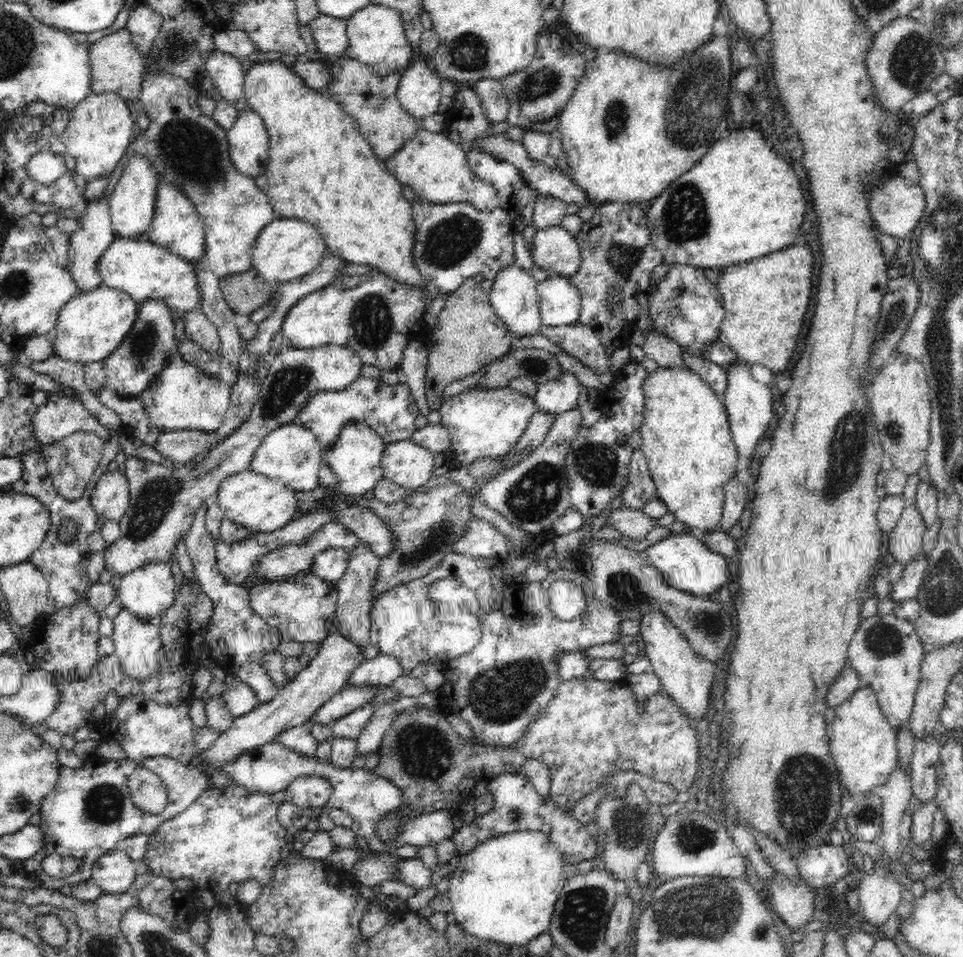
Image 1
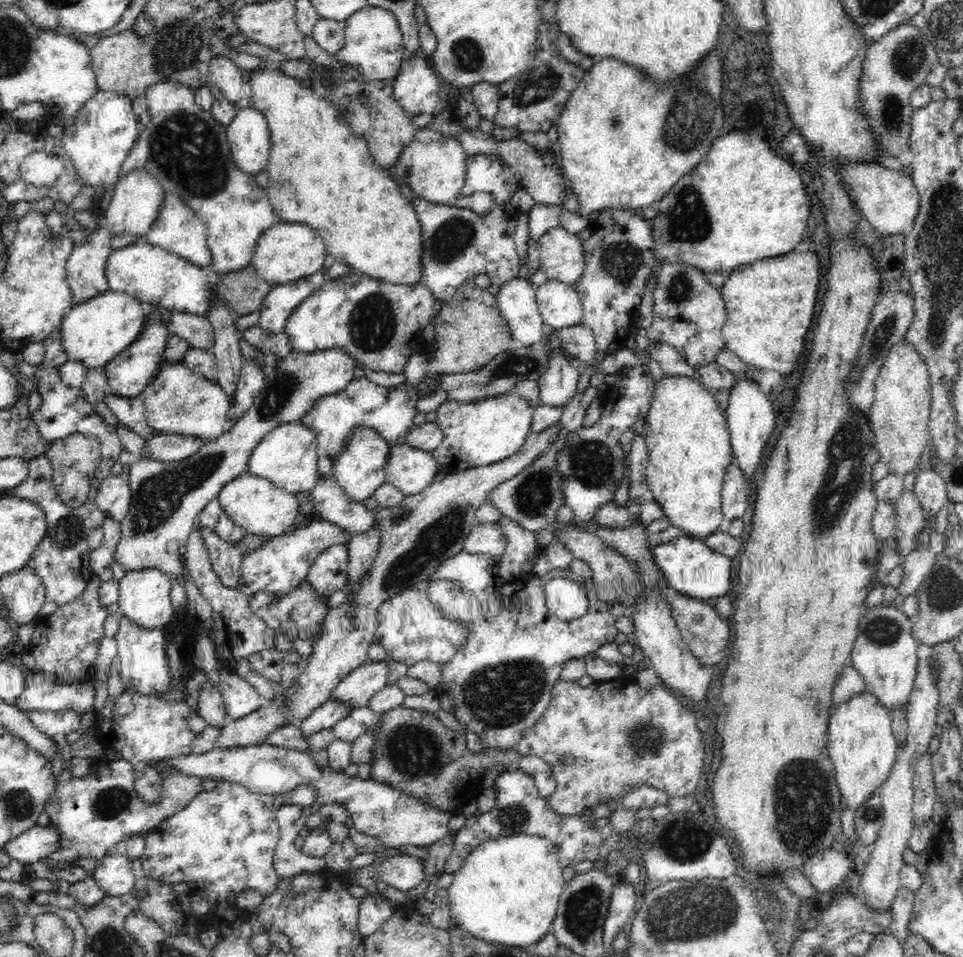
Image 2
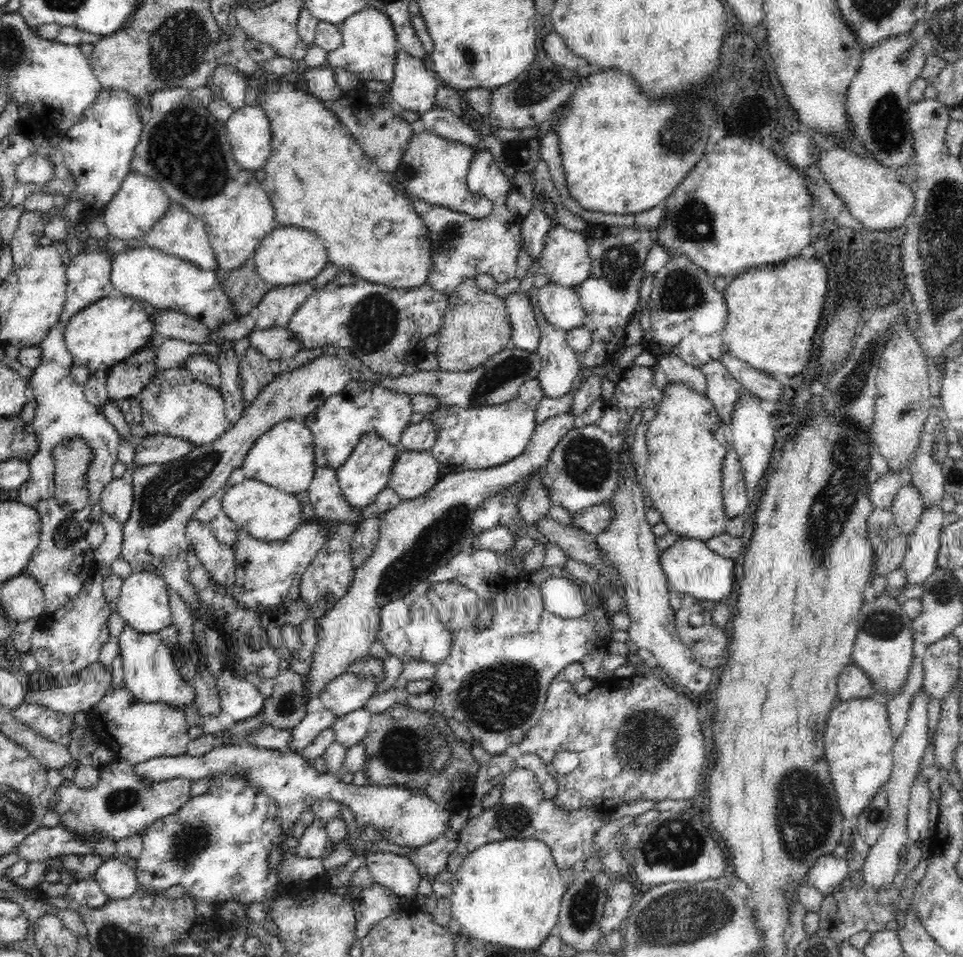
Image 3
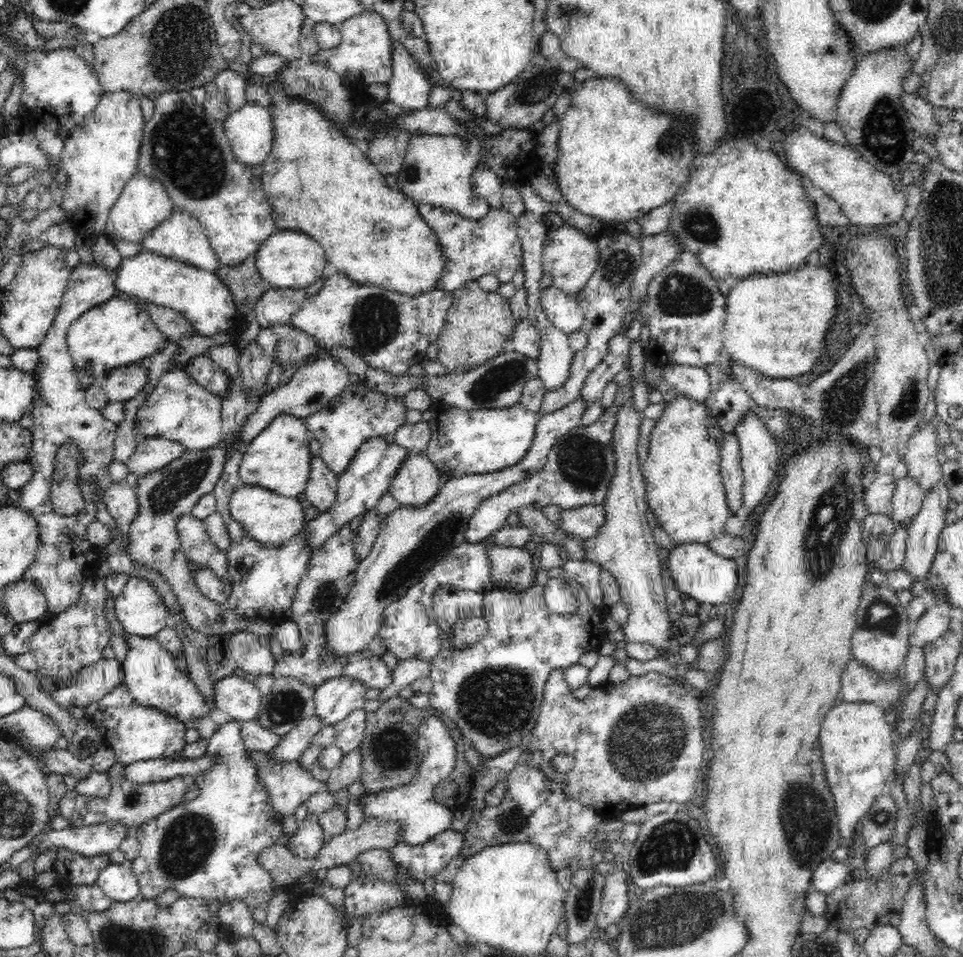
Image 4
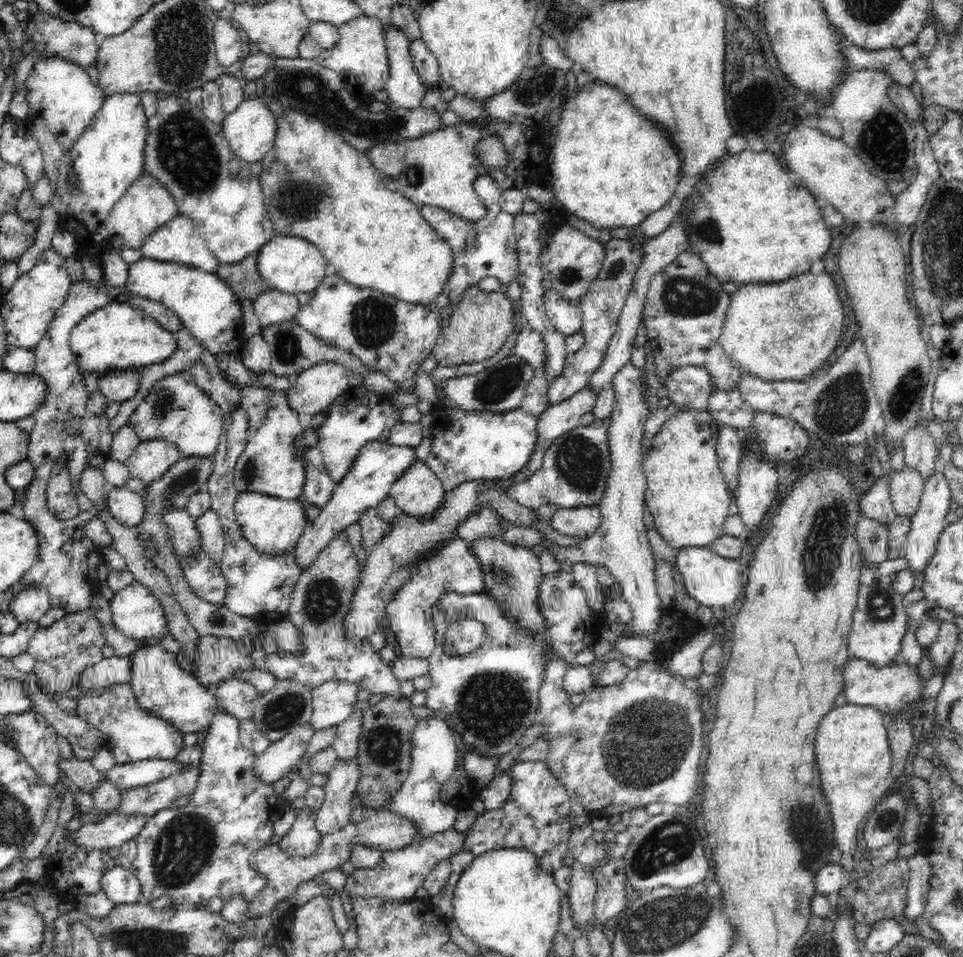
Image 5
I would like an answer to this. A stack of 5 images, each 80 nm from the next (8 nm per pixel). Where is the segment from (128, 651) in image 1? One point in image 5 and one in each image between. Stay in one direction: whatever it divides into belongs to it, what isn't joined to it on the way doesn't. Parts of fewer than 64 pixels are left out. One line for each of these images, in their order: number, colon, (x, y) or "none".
2: (143, 664)
3: (149, 673)
4: (150, 672)
5: (161, 686)

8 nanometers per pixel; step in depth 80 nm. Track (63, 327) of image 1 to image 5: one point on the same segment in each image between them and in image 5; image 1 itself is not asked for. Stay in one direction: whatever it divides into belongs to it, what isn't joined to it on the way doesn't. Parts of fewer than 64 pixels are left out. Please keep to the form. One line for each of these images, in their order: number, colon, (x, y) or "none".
2: (93, 332)
3: (105, 332)
4: (118, 332)
5: (117, 336)

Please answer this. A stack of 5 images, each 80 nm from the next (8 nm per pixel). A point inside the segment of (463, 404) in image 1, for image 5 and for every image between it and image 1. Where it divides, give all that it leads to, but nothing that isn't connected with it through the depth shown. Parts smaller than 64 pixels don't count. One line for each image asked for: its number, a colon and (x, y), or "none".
2: (482, 433)
3: (481, 437)
4: (480, 441)
5: (466, 445)

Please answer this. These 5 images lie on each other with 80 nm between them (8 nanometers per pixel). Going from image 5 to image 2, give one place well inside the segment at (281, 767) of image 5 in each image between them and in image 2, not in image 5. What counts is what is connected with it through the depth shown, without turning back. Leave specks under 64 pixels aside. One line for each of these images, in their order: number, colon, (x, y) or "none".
2: (324, 717)
3: (313, 722)
4: (290, 748)

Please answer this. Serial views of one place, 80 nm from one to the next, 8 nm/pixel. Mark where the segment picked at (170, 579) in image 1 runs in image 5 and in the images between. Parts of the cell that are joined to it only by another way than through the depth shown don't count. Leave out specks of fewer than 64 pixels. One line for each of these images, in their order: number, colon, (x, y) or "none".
2: (144, 595)
3: (143, 603)
4: (139, 608)
5: (136, 613)

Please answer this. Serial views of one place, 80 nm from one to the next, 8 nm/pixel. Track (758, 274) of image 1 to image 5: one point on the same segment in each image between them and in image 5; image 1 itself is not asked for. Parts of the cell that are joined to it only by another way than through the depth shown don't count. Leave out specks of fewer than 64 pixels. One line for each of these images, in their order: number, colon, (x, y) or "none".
2: (770, 303)
3: (773, 311)
4: (769, 319)
5: (786, 330)

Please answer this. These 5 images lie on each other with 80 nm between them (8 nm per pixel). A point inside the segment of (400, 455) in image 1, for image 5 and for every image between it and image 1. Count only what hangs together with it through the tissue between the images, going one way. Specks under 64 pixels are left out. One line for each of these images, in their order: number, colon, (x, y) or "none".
2: (411, 470)
3: (413, 473)
4: (417, 481)
5: (418, 493)

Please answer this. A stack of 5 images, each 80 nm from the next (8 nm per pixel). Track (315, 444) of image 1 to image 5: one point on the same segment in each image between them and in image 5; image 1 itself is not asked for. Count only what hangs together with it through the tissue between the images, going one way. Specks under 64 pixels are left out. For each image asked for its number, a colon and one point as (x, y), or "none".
2: (287, 456)
3: (283, 457)
4: (278, 459)
5: (271, 464)

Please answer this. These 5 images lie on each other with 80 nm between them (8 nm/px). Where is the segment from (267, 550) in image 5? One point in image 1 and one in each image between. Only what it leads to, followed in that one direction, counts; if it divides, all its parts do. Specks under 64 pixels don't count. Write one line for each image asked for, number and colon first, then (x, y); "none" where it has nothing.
1: (256, 502)
2: (254, 504)
3: (266, 513)
4: (270, 519)

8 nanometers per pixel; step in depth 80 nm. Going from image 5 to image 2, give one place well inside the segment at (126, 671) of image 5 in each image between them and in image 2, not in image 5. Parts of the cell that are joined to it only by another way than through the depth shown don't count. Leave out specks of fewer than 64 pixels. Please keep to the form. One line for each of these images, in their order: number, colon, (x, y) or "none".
2: (41, 693)
3: (93, 683)
4: (93, 682)

